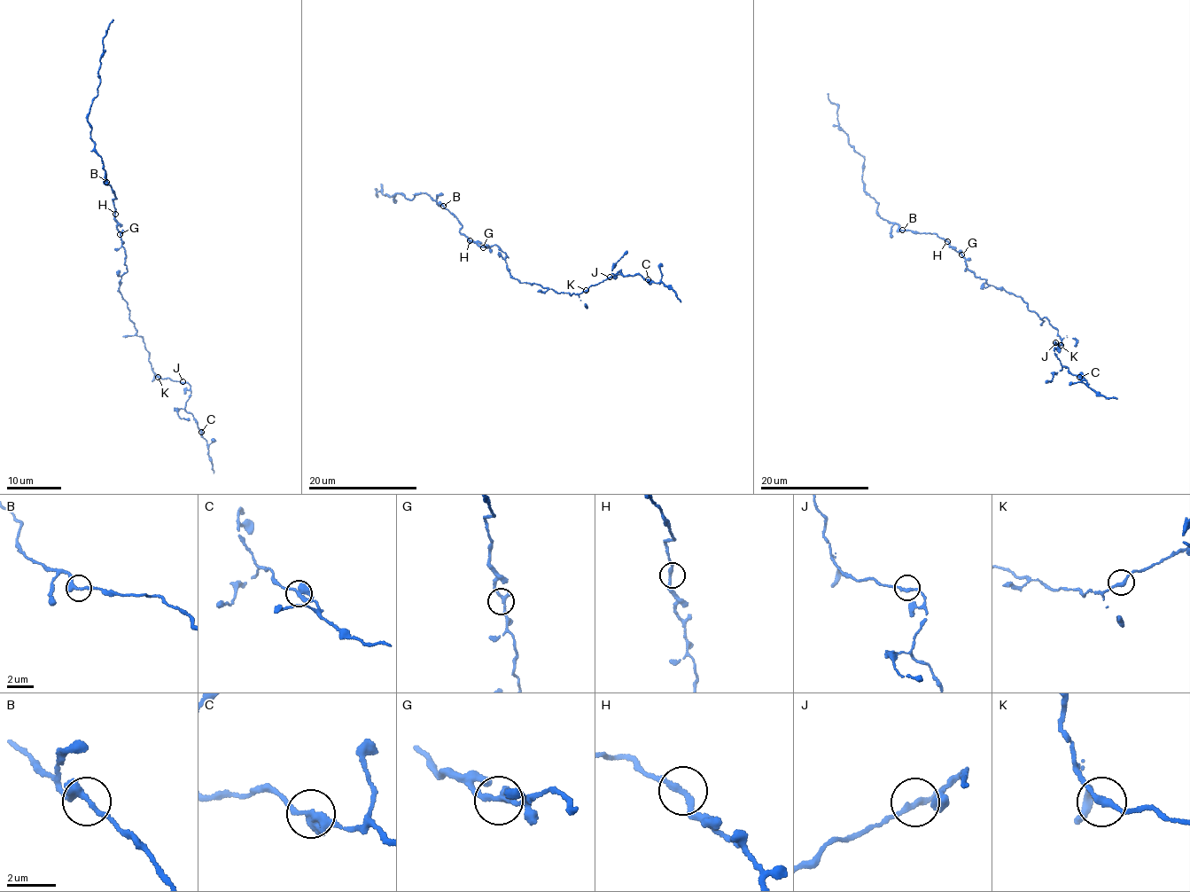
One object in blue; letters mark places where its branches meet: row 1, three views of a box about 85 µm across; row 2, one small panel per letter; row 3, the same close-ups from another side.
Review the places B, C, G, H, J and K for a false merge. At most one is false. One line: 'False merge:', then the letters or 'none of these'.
False merge: none of these

